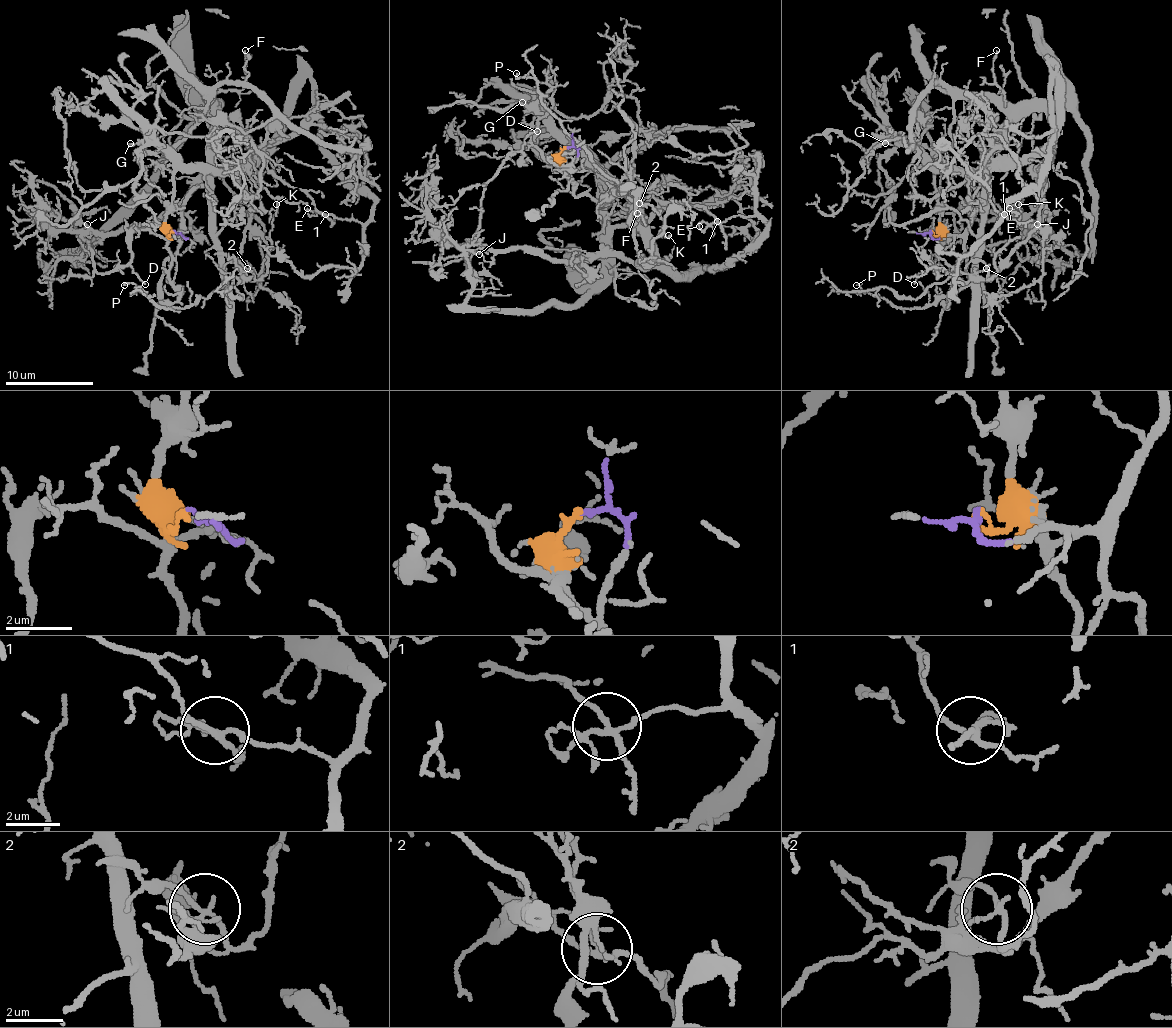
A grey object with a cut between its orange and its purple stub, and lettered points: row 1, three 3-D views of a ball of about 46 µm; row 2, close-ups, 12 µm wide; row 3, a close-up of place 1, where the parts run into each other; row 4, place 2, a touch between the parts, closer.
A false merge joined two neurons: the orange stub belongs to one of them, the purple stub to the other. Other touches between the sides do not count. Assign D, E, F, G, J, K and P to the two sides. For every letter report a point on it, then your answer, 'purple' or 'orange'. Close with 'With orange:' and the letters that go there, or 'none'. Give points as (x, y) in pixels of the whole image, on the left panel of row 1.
D: (145, 284) | orange
E: (307, 208) | orange
F: (245, 50) | purple
G: (130, 143) | purple
J: (87, 224) | orange
K: (276, 204) | purple
P: (124, 285) | purple
With orange: D, E, J

